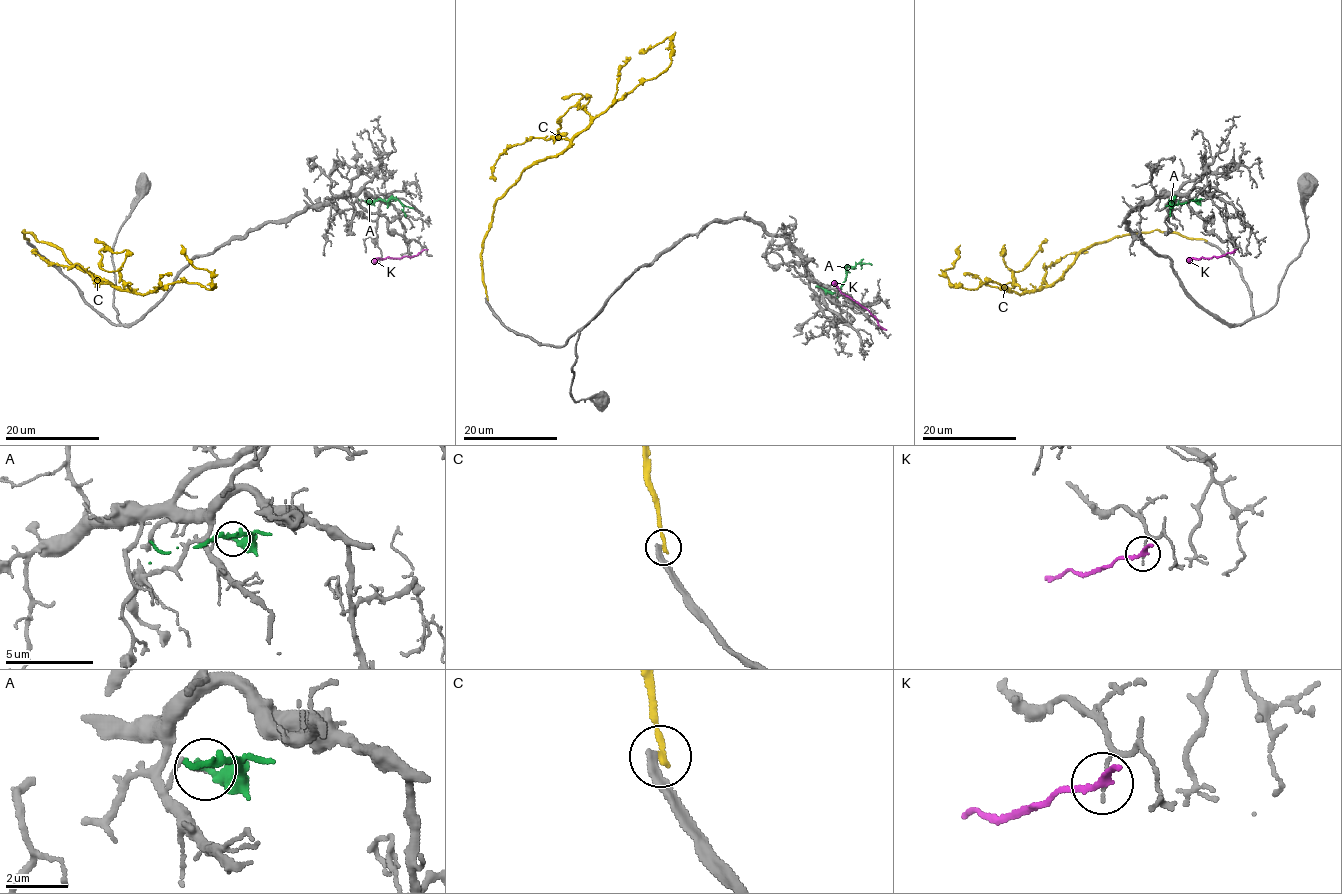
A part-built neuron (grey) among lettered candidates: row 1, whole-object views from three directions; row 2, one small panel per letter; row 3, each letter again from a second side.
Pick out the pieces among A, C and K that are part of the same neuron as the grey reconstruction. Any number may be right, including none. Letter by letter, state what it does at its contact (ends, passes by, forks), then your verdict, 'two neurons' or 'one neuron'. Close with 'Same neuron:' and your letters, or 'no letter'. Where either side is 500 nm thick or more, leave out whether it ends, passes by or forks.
A: it passes by; two neurons
C: it ends there; two neurons
K: it passes by; two neurons
Same neuron: no letter

